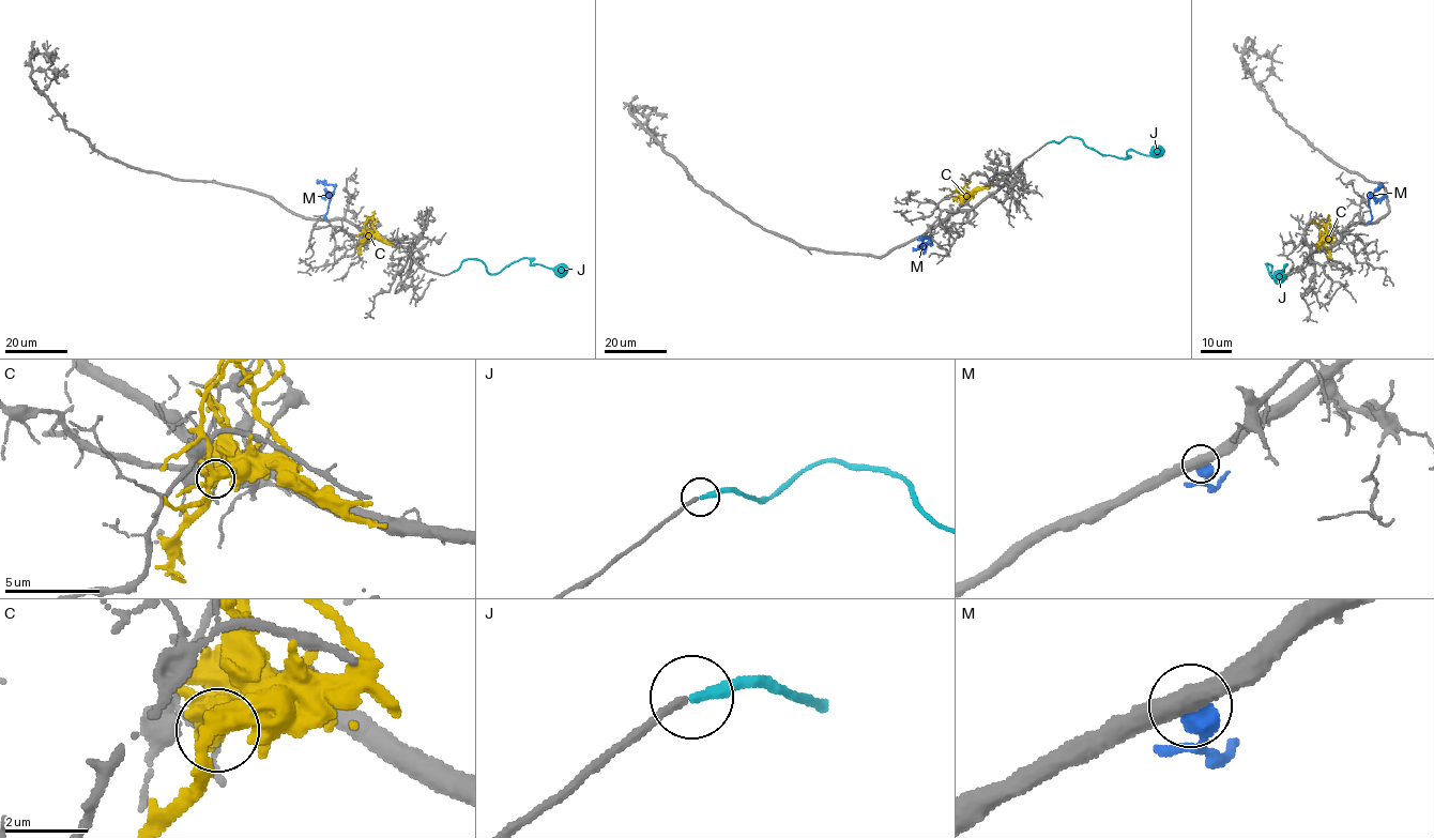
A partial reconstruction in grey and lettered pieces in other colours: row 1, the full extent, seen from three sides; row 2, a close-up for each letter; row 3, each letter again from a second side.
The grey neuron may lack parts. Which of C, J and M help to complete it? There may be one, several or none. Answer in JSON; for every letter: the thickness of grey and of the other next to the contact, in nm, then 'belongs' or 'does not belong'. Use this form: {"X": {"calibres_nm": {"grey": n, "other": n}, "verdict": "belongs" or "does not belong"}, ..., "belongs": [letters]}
{"C": {"calibres_nm": {"grey": 110, "other": 800}, "verdict": "does not belong"}, "J": {"calibres_nm": {"grey": 190, "other": 260}, "verdict": "belongs"}, "M": {"calibres_nm": {"grey": 480, "other": 600}, "verdict": "does not belong"}, "belongs": ["J"]}

